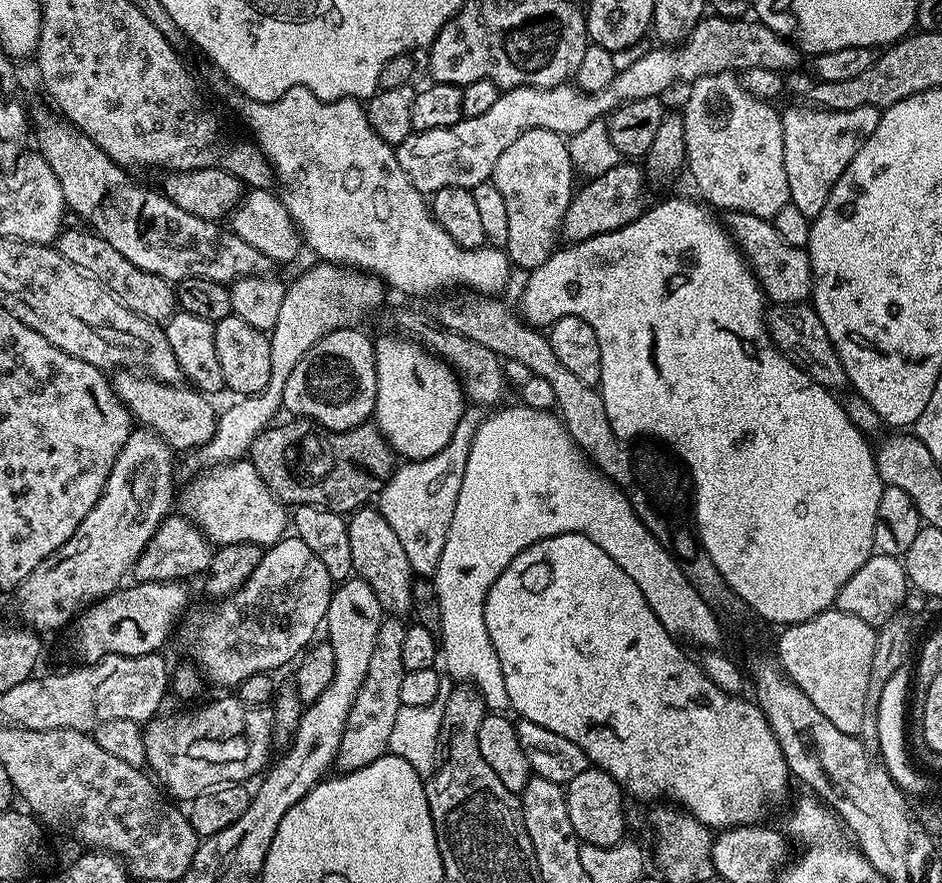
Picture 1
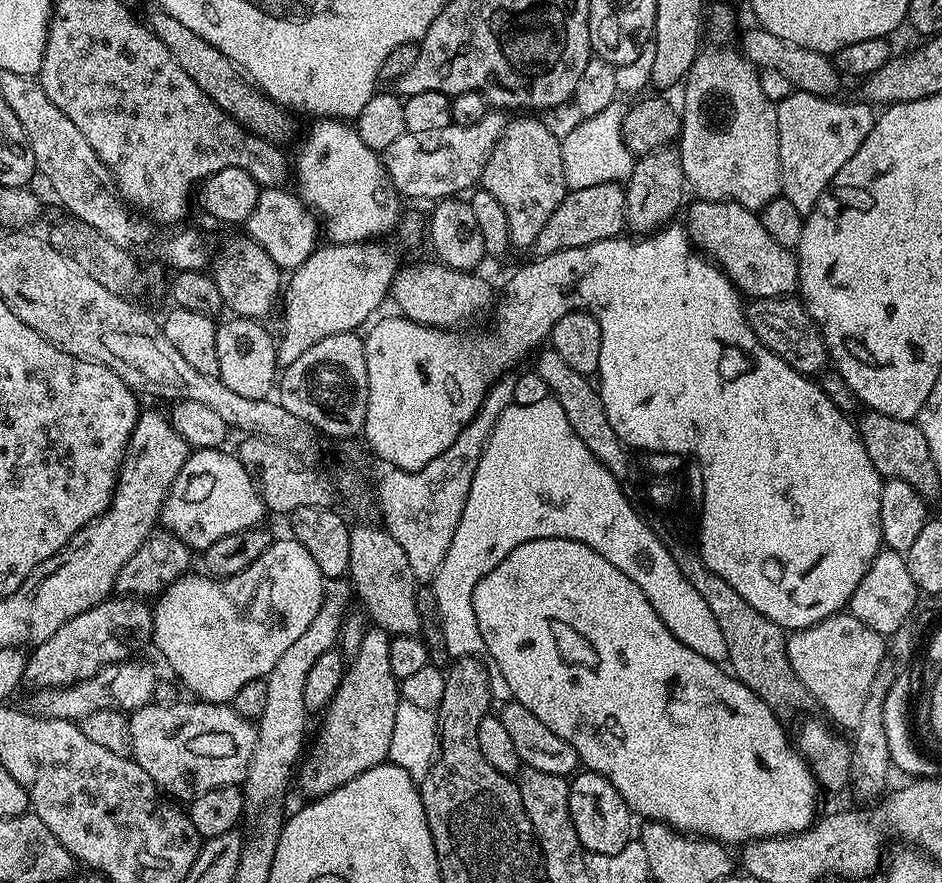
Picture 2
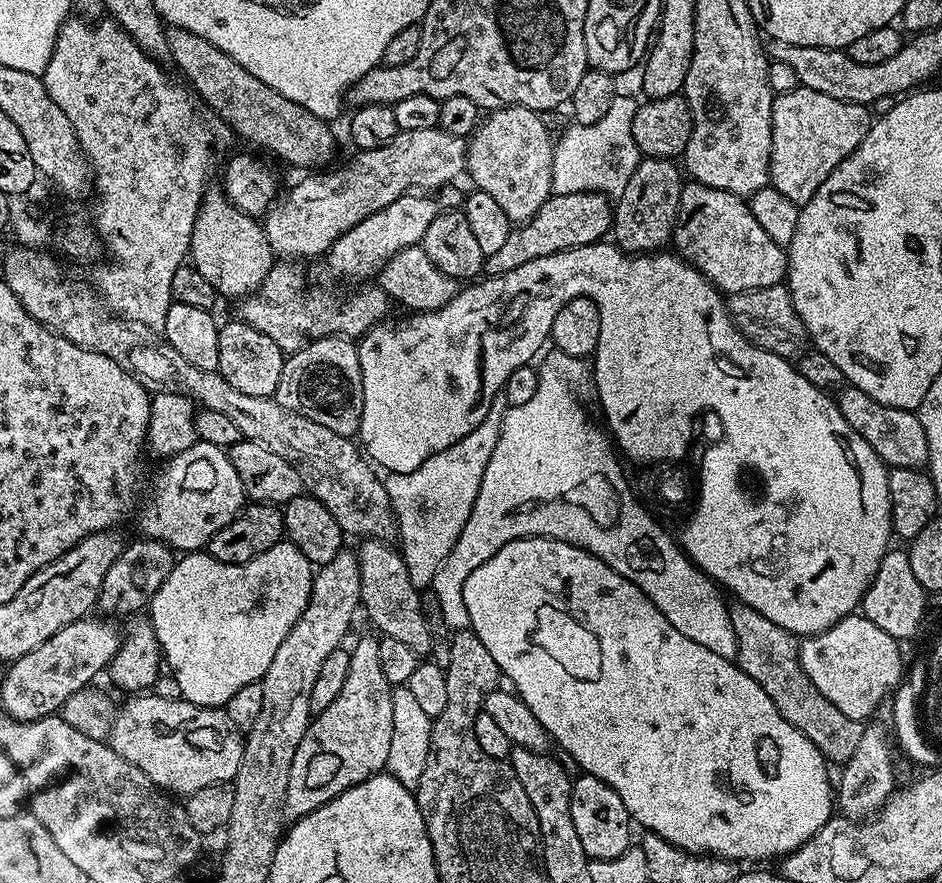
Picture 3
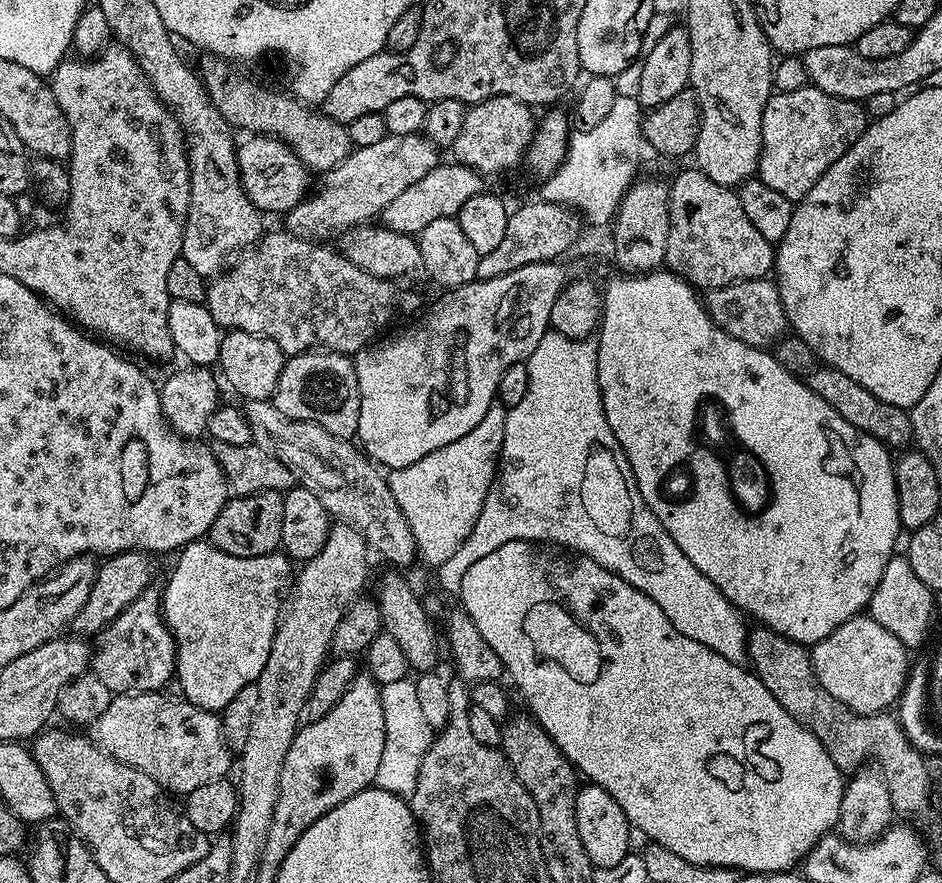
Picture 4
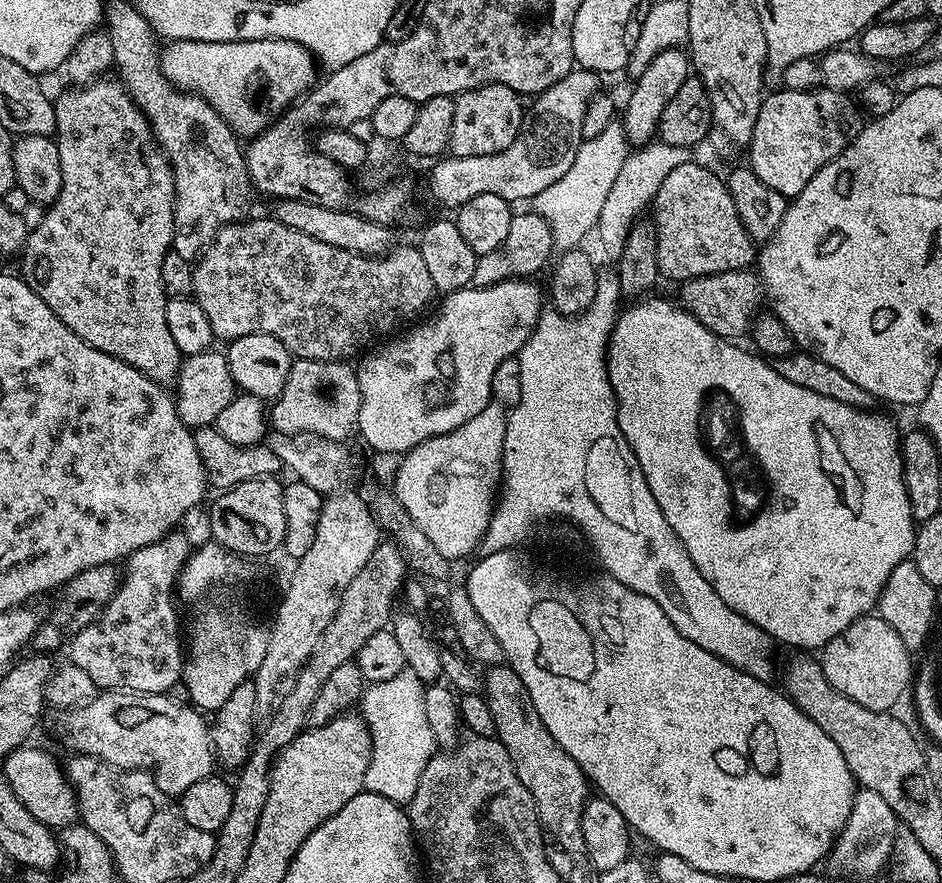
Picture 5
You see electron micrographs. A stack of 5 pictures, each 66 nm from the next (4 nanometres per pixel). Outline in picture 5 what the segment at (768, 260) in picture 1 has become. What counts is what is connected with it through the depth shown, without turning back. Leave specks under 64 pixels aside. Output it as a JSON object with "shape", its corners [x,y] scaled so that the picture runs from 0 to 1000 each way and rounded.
{"shape":[[[731,183],[711,193],[707,206],[699,211],[699,220],[690,232],[690,253],[696,259],[696,277],[699,279],[699,301],[702,314],[709,313],[717,319],[736,317],[742,313],[766,310],[768,308],[785,308],[799,302],[798,293],[804,293],[804,277],[796,270],[792,256],[788,256],[788,247],[783,247],[783,238],[779,233],[779,224],[775,224],[775,215],[768,203],[764,204],[752,190]]]}

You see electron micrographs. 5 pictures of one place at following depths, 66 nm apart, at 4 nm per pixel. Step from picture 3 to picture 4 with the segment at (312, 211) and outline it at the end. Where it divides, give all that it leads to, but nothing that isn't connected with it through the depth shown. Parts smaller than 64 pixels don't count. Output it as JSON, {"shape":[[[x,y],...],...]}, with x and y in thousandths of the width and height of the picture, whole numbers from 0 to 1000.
{"shape":[[[413,154],[398,165],[375,168],[357,190],[343,196],[340,214],[323,223],[323,228],[304,241],[305,262],[324,270],[344,270],[347,263],[360,265],[367,258],[390,254],[402,246],[431,211],[439,211],[444,202],[456,197],[465,185],[464,164],[453,154]]]}

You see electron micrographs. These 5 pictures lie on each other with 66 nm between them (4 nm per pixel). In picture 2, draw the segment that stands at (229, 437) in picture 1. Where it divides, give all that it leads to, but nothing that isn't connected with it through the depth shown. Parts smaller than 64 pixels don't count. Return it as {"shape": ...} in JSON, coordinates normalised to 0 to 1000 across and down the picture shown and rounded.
{"shape":[[[403,274],[345,275],[345,281],[344,277],[337,280],[325,297],[307,311],[310,313],[307,317],[305,314],[299,331],[301,377],[296,377],[293,387],[294,413],[316,410],[316,405],[321,405],[329,392],[342,387],[342,383],[385,373],[404,352],[402,349],[408,340],[410,344],[416,330],[423,298],[406,277],[399,275]]]}

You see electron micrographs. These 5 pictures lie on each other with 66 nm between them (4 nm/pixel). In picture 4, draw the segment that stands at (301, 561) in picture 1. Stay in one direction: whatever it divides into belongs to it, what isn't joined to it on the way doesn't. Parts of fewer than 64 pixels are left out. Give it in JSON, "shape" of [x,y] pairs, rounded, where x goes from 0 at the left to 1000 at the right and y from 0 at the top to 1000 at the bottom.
{"shape":[[[217,609],[190,622],[187,632],[178,663],[172,666],[174,703],[187,725],[186,767],[192,772],[194,792],[199,796],[234,809],[257,777],[272,773],[282,754],[282,745],[287,745],[287,732],[291,727],[293,710],[297,708],[299,681],[312,657],[312,639],[297,623],[270,632],[245,630]]]}

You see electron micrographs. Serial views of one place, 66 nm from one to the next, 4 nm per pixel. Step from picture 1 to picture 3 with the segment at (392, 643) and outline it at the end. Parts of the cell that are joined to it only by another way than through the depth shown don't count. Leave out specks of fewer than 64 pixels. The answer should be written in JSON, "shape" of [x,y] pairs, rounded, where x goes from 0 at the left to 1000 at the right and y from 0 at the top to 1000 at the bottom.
{"shape":[[[397,719],[386,720],[372,734],[372,763],[367,763],[367,773],[359,785],[359,790],[346,800],[346,804],[334,807],[327,820],[321,840],[316,840],[316,851],[312,853],[312,863],[308,863],[308,886],[304,886],[301,914],[310,926],[325,924],[341,915],[346,908],[359,904],[372,890],[389,886],[389,881],[407,875],[414,858],[414,836],[418,836],[418,795],[417,775],[410,772],[410,762],[406,759],[406,749],[401,732],[402,724]]]}

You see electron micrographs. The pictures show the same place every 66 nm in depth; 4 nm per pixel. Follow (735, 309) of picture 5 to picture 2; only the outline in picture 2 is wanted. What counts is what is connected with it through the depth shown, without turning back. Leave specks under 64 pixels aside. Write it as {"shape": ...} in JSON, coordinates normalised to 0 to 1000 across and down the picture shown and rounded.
{"shape":[[[846,336],[799,339],[793,345],[792,357],[805,387],[826,401],[845,421],[866,426],[878,416],[881,408],[878,386],[873,383],[869,368],[864,365],[861,352]]]}

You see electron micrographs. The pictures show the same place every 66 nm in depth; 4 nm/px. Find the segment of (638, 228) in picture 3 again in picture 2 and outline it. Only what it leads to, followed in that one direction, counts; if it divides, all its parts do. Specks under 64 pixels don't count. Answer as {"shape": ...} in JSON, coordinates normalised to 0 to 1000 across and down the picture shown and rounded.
{"shape":[[[717,166],[700,168],[693,172],[683,173],[672,185],[671,196],[665,205],[662,223],[665,224],[665,242],[662,248],[668,259],[672,258],[675,265],[691,265],[708,255],[709,249],[727,230],[726,217],[728,219],[728,205],[724,193],[724,179]]]}

